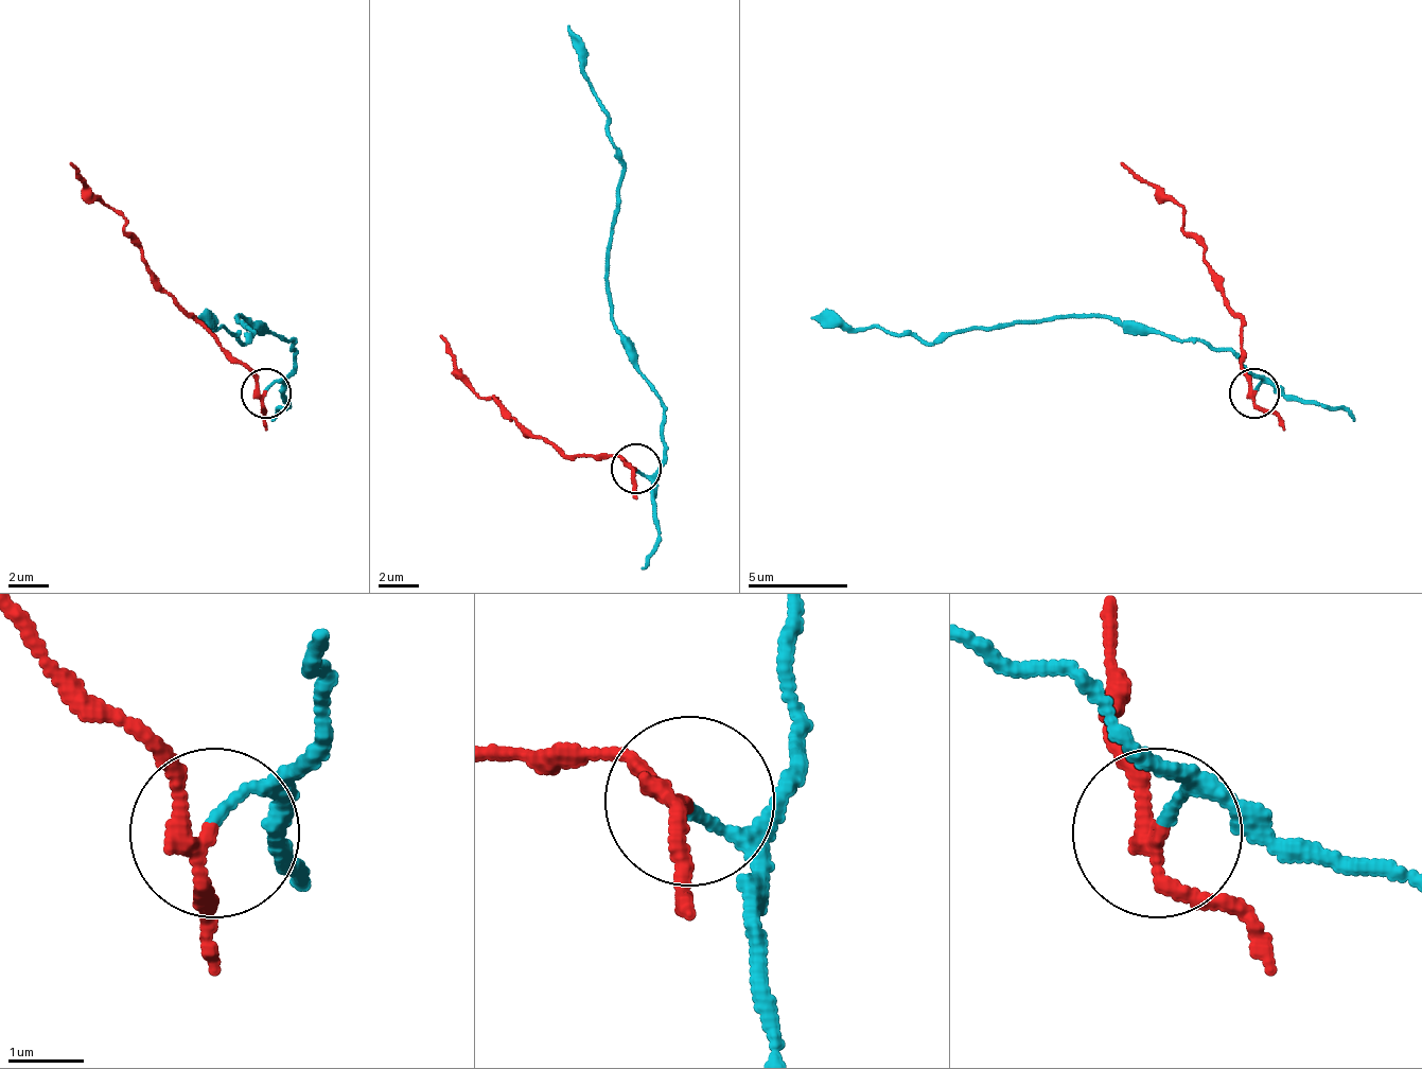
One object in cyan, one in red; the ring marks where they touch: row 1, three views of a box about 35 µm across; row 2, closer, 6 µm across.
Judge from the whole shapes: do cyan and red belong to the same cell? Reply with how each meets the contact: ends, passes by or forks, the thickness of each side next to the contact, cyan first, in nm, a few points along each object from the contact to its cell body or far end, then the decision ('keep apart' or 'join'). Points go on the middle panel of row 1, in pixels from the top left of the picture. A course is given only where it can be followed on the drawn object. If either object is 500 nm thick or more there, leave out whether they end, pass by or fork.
cyan ends; red passes by; calibres 130 and 190 nm; course cyan (637, 469), (662, 465), (662, 414), (612, 319), (622, 154), (567, 23); course red (637, 469), (617, 454), (562, 454), (492, 399), (483, 399), (442, 334); keep apart

